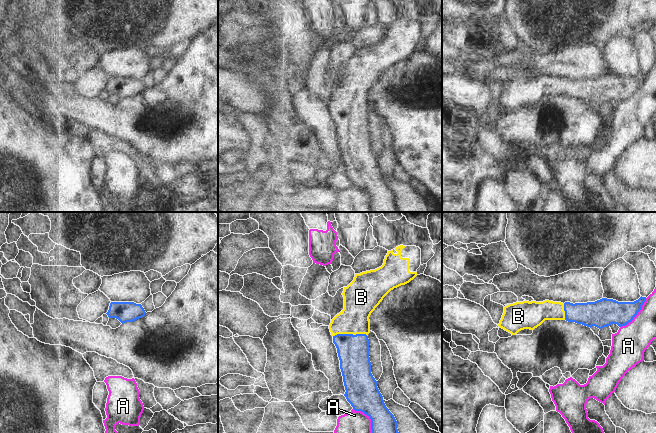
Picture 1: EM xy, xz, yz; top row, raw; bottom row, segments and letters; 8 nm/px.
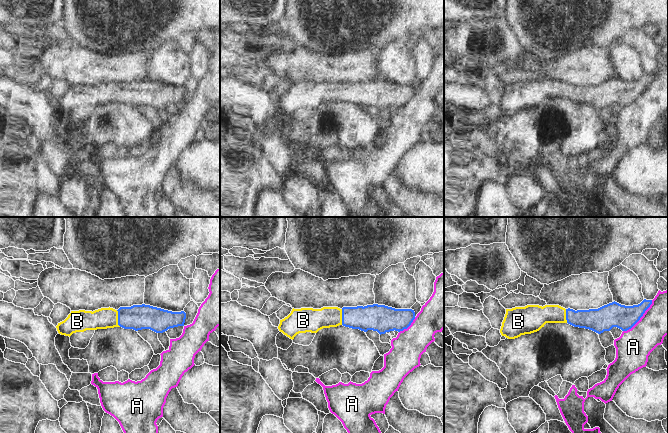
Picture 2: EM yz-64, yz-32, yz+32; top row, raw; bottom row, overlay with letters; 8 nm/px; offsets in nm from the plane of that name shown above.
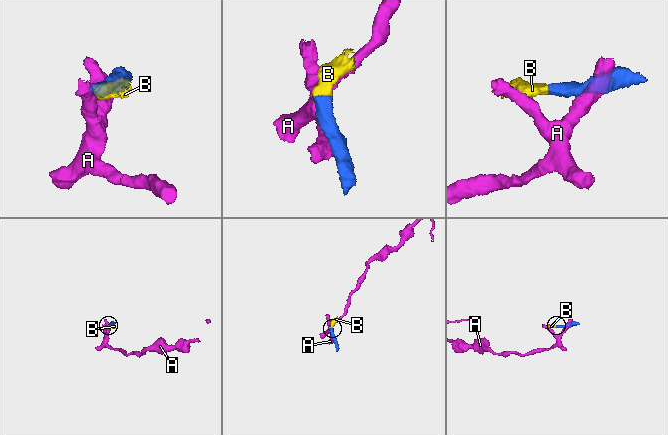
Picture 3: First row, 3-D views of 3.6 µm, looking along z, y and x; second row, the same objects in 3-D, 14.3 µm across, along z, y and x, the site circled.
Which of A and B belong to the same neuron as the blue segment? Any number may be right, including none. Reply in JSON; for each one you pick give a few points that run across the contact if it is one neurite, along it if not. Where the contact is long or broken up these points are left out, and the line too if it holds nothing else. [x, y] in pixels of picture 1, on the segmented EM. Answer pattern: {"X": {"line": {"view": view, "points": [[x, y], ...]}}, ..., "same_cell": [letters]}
{"B": {"line": {"view": "xz", "points": [[353, 350], [350, 334], [350, 328], [358, 304]]}}, "same_cell": ["B"]}

